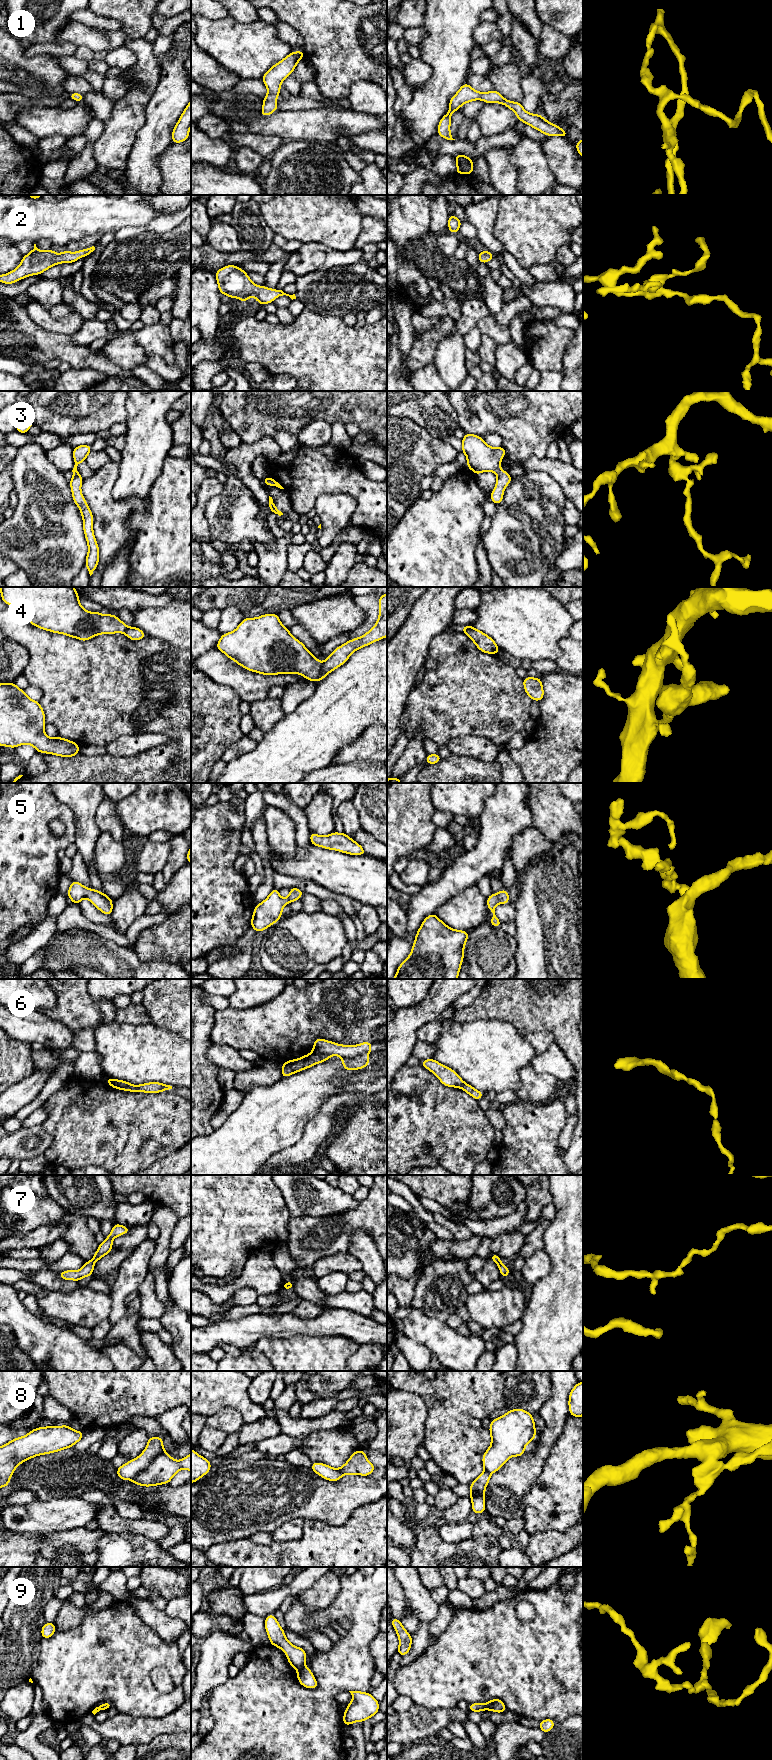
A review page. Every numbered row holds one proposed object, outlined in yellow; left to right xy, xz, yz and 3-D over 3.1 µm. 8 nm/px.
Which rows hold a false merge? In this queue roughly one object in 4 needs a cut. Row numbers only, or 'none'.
4, 8, 9

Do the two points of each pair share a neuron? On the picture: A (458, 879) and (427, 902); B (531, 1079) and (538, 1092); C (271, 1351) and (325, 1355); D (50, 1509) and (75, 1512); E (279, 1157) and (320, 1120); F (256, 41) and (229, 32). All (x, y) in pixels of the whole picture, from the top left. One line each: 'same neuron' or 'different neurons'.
A: same neuron
B: same neuron
C: same neuron
D: same neuron
E: same neuron
F: same neuron

